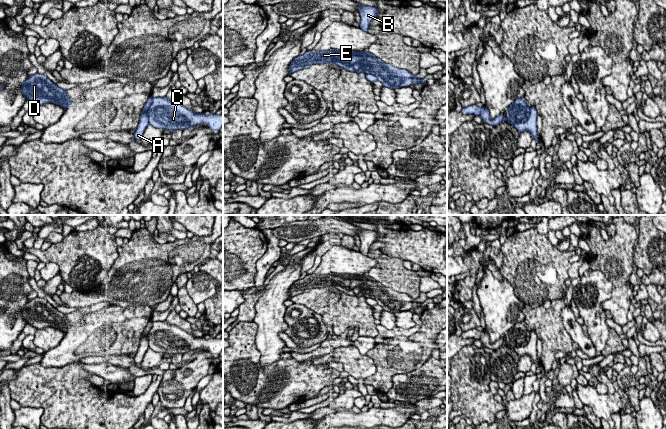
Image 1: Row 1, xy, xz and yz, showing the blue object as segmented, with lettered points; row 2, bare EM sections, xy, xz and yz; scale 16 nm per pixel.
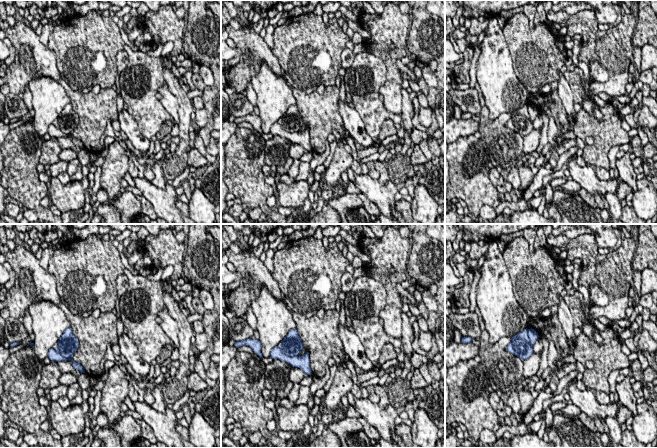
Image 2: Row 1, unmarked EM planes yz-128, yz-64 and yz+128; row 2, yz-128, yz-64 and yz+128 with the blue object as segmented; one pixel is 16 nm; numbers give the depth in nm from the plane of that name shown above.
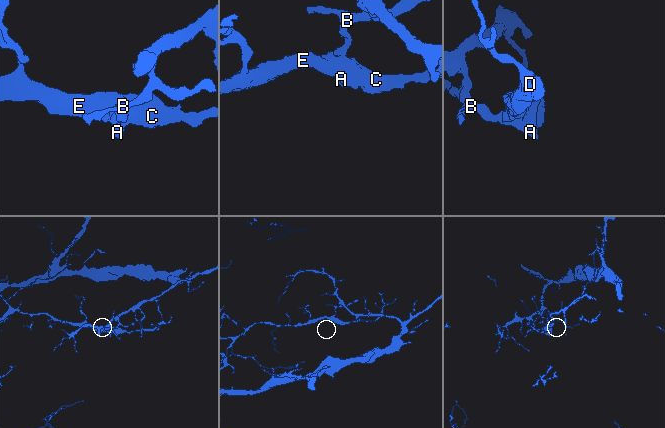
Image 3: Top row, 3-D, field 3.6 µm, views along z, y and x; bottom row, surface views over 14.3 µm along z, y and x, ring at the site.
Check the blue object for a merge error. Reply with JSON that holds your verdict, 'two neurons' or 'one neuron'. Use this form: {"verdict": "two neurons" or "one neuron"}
{"verdict": "two neurons"}

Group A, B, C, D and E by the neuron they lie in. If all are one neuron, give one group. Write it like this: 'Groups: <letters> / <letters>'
Groups: A B / C D E

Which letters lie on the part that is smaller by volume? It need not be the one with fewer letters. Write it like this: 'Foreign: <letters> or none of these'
Foreign: C, D, E

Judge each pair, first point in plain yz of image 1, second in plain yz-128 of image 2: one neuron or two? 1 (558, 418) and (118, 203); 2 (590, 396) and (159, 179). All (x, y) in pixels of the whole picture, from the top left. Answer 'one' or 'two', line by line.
1: one
2: two

